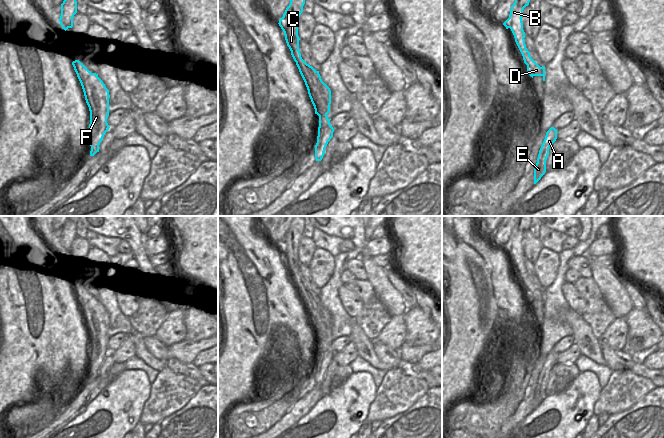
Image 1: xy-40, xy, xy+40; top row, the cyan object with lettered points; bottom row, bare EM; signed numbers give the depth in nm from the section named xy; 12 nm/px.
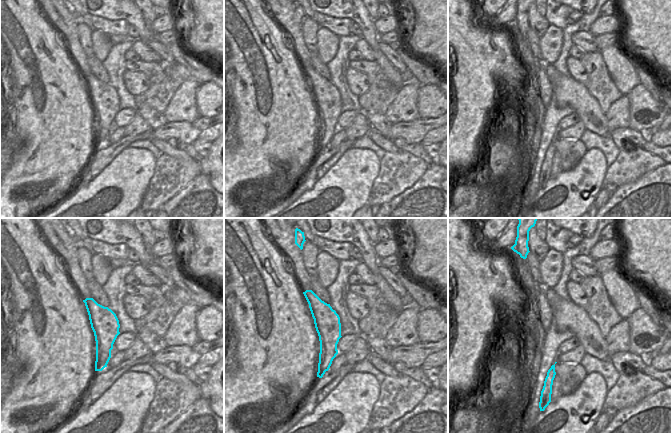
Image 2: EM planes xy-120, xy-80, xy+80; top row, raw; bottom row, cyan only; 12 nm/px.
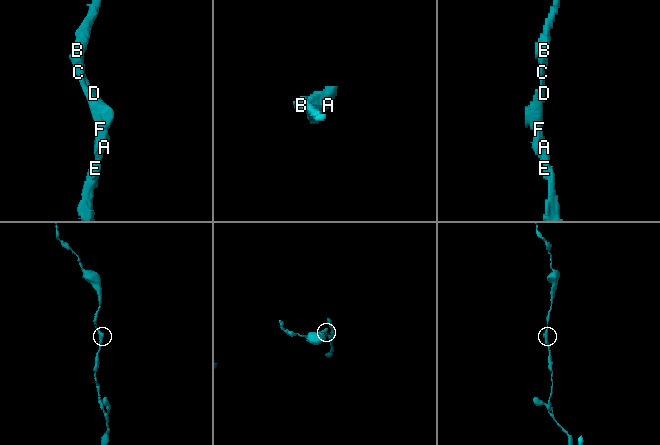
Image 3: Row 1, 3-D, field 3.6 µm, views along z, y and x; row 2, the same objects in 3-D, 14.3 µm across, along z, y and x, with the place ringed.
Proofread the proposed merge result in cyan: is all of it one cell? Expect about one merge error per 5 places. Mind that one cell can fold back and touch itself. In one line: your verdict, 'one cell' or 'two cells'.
one cell

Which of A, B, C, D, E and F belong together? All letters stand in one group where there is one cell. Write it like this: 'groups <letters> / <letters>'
groups A B C D E F

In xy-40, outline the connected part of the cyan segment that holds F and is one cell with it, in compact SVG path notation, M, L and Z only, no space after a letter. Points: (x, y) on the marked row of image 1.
M79 60L72 62L81 83L86 103L90 111L88 145L91 146L90 156L99 152L99 145L109 130L109 90L98 74L91 73Z

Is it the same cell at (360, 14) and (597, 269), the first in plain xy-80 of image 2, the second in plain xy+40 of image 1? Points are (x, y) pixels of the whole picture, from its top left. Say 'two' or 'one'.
one

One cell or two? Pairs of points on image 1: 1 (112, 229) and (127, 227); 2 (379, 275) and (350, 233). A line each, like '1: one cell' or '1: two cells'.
1: one cell
2: one cell

